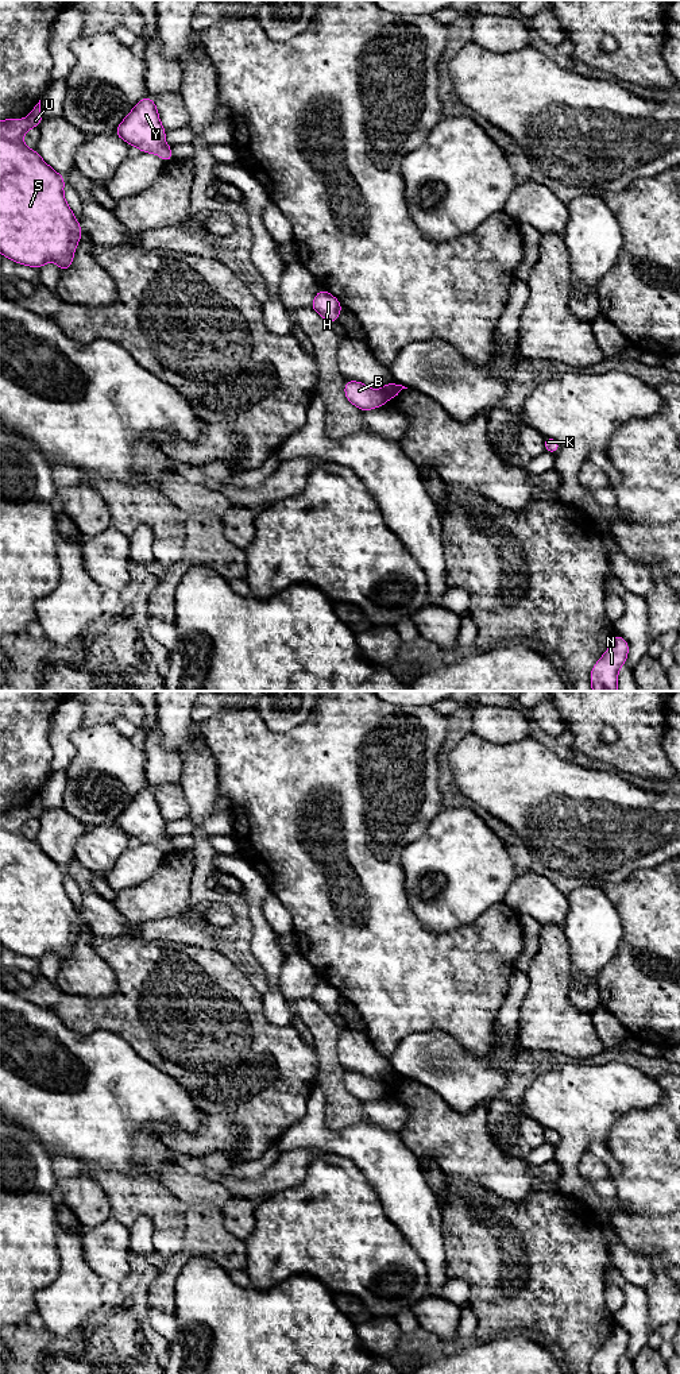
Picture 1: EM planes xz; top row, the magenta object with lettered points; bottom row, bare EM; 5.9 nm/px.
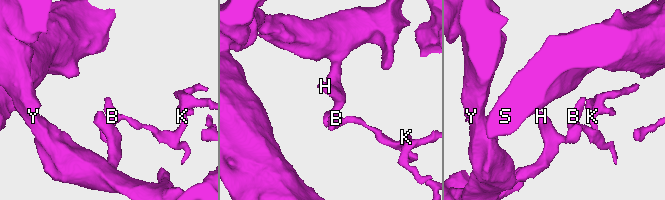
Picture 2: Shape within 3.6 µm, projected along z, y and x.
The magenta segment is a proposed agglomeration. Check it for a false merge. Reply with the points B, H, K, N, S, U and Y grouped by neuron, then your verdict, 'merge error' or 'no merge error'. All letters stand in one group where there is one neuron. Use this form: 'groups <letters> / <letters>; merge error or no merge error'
groups B H Y / K N S U; merge error

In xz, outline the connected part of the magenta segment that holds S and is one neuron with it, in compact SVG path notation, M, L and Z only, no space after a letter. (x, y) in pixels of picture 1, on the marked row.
M40 100L27 119L0 120L0 252L36 269L55 262L65 271L72 267L84 231L65 200L65 177L23 143L23 135L42 120Z

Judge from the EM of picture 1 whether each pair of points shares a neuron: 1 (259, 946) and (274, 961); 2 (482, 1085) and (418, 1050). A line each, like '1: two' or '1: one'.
1: one
2: one

